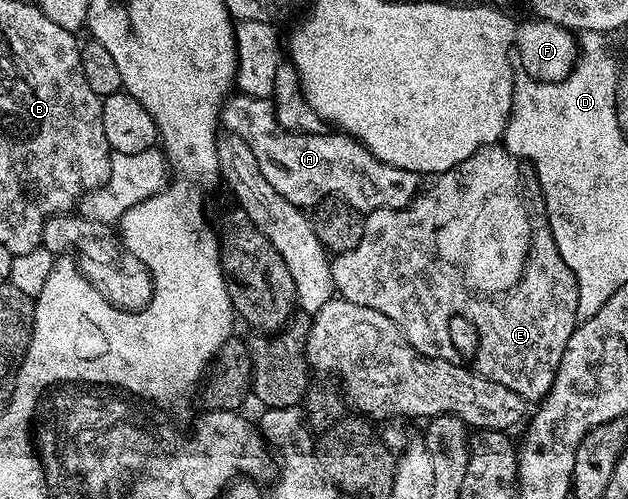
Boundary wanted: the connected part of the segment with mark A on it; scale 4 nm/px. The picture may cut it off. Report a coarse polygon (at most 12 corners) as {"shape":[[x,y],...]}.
{"shape":[[271,98],[221,108],[270,185],[301,209],[401,211],[421,176],[350,135],[285,130]]}

